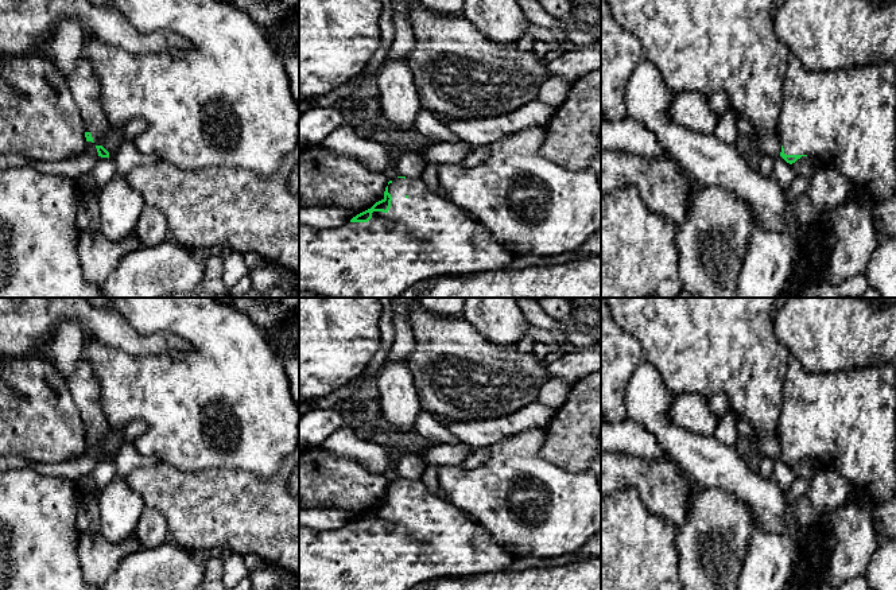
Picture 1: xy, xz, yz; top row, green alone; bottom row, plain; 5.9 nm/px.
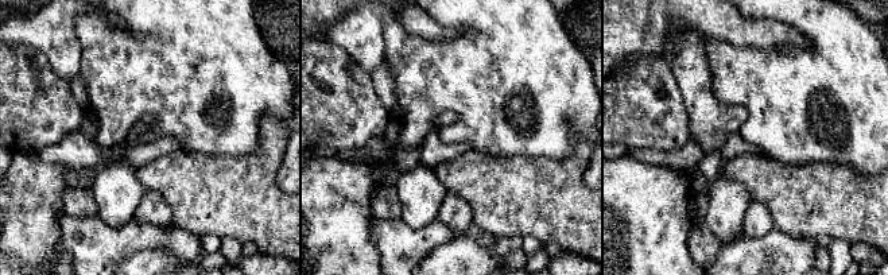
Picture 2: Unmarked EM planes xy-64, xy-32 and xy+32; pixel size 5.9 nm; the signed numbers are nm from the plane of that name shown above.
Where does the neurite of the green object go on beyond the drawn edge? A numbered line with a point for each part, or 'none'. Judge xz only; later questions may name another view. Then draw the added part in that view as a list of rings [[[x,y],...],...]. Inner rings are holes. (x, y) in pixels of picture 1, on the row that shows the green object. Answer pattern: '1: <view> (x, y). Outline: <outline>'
1: xz (422, 236). Outline: [[[396,178],[388,185],[388,193],[392,197],[389,210],[373,211],[368,222],[349,221],[329,229],[299,225],[299,292],[315,292],[326,298],[397,298],[419,280],[438,275],[508,269],[516,257],[485,225],[450,199],[430,191],[422,178]]]

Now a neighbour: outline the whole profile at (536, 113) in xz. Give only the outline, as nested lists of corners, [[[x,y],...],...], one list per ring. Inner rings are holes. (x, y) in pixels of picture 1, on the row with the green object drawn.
[[[535,100],[521,106],[519,110],[494,119],[484,117],[478,120],[457,121],[438,117],[438,120],[465,143],[480,147],[490,145],[511,133],[531,127],[546,127],[552,119],[555,109],[556,108]]]

